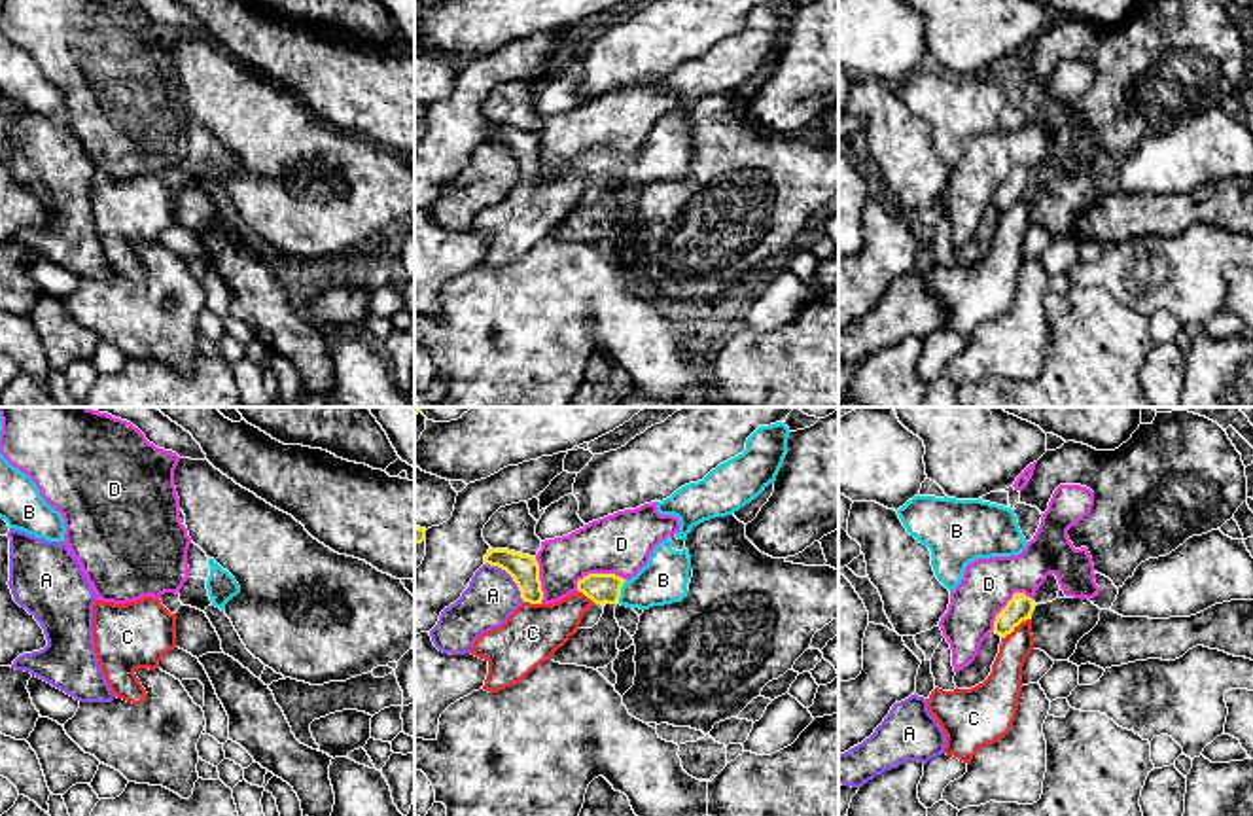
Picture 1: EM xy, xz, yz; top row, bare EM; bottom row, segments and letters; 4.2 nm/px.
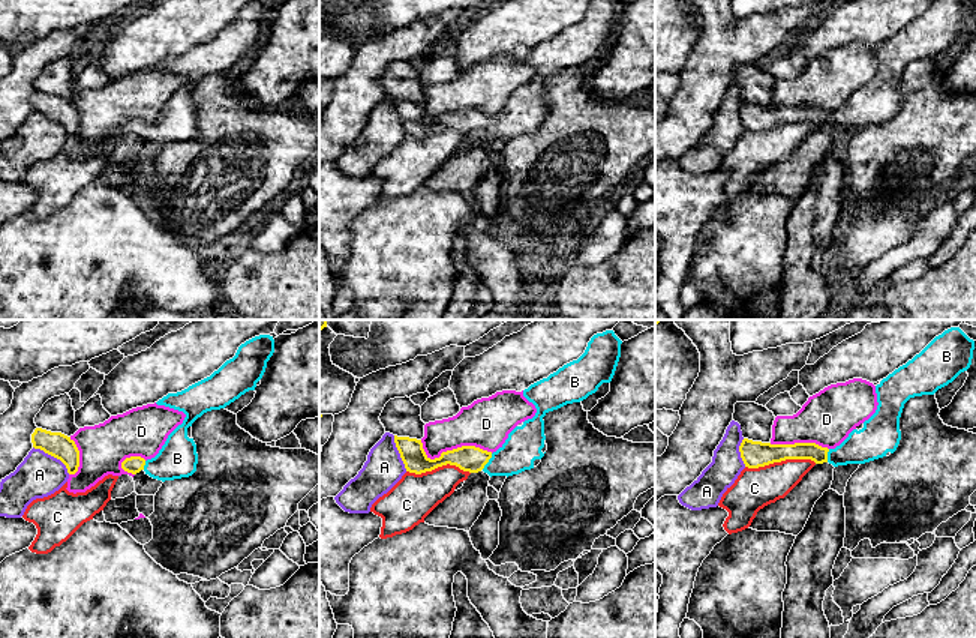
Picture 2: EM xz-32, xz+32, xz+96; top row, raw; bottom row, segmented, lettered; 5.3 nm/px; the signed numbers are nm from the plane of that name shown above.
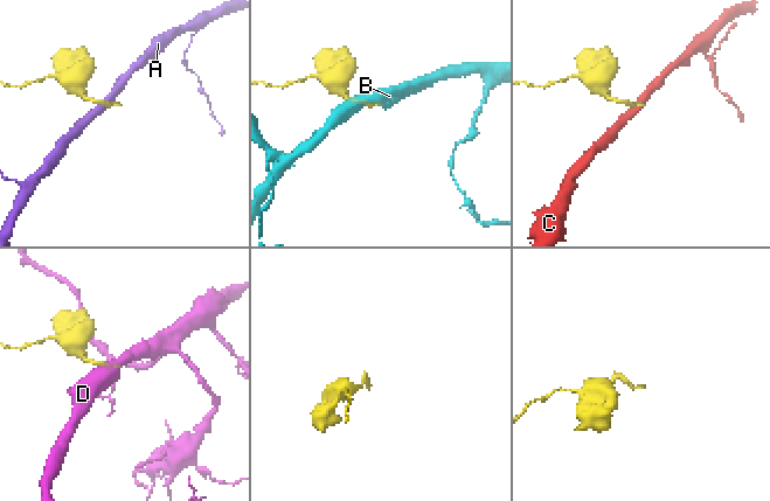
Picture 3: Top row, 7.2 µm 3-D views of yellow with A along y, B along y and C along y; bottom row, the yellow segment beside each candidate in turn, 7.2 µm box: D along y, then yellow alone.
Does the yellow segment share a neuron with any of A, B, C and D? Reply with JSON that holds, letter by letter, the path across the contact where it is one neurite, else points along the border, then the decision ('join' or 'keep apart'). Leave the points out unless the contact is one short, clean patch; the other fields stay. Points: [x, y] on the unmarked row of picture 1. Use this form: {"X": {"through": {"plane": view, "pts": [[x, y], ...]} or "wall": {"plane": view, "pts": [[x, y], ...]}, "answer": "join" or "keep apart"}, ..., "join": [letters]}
{"A": {"answer": "keep apart"}, "B": {"through": {"plane": "xz", "pts": [[602, 165], [619, 167], [644, 167], [663, 156]]}, "answer": "join"}, "C": {"wall": {"plane": "yz", "pts": [[1028, 194], [1002, 214]]}, "answer": "keep apart"}, "D": {"answer": "keep apart"}, "join": ["B"]}

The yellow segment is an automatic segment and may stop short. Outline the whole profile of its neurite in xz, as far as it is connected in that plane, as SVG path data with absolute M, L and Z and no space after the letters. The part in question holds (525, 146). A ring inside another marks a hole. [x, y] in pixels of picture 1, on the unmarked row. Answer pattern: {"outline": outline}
{"outline": "M490 123L485 131L485 140L505 146L517 159L522 178L541 180L543 167L536 133Z"}

